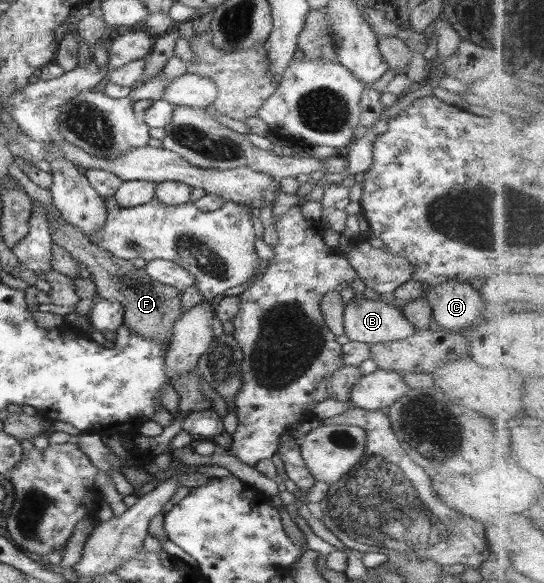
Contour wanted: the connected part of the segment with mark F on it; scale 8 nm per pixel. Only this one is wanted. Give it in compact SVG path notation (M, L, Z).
M49 216L47 219L53 243L66 248L78 264L86 266L94 279L99 298L120 303L124 307L123 324L145 339L164 343L168 351L172 325L179 319L179 313L183 311L180 306L182 290L178 291L174 287L153 281L146 276L143 269L137 269L131 261L115 257L104 248L93 244L77 227L66 220L62 218L56 220Z

